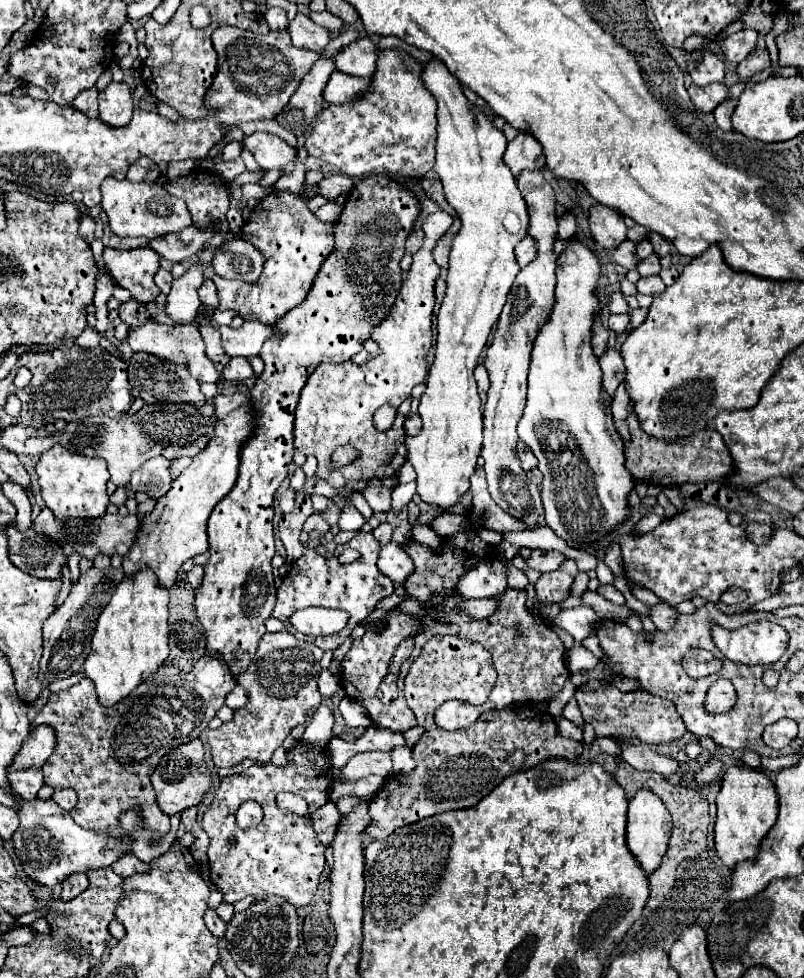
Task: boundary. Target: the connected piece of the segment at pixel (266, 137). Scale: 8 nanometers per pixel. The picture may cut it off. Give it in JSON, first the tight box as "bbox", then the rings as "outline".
{"bbox":[244,133,298,171],"outline":[[[254,133],[244,137],[244,147],[254,153],[254,159],[266,171],[274,167],[290,167],[298,159],[298,147],[292,147],[284,139],[270,133]]]}

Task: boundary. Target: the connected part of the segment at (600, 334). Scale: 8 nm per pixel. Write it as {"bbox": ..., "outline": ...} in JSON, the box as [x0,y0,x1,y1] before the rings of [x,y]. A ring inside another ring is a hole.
{"bbox":[592,317,608,357],"outline":[[[596,317],[594,323],[594,337],[592,337],[592,347],[596,351],[596,357],[600,357],[606,351],[606,343],[608,343],[608,331],[604,329],[600,317]]]}

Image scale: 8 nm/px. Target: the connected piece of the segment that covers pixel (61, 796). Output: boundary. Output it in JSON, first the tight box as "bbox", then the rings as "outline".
{"bbox":[52,789,76,811],"outline":[[[60,789],[60,791],[54,791],[52,799],[66,811],[70,811],[74,805],[76,805],[76,791],[72,789]]]}

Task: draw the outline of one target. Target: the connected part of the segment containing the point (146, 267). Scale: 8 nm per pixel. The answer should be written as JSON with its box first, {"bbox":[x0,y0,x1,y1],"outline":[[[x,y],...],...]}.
{"bbox":[104,247,160,303],"outline":[[[104,247],[104,267],[114,277],[116,285],[128,289],[140,303],[154,301],[160,289],[154,283],[154,273],[160,267],[160,255],[150,247],[116,251]]]}

